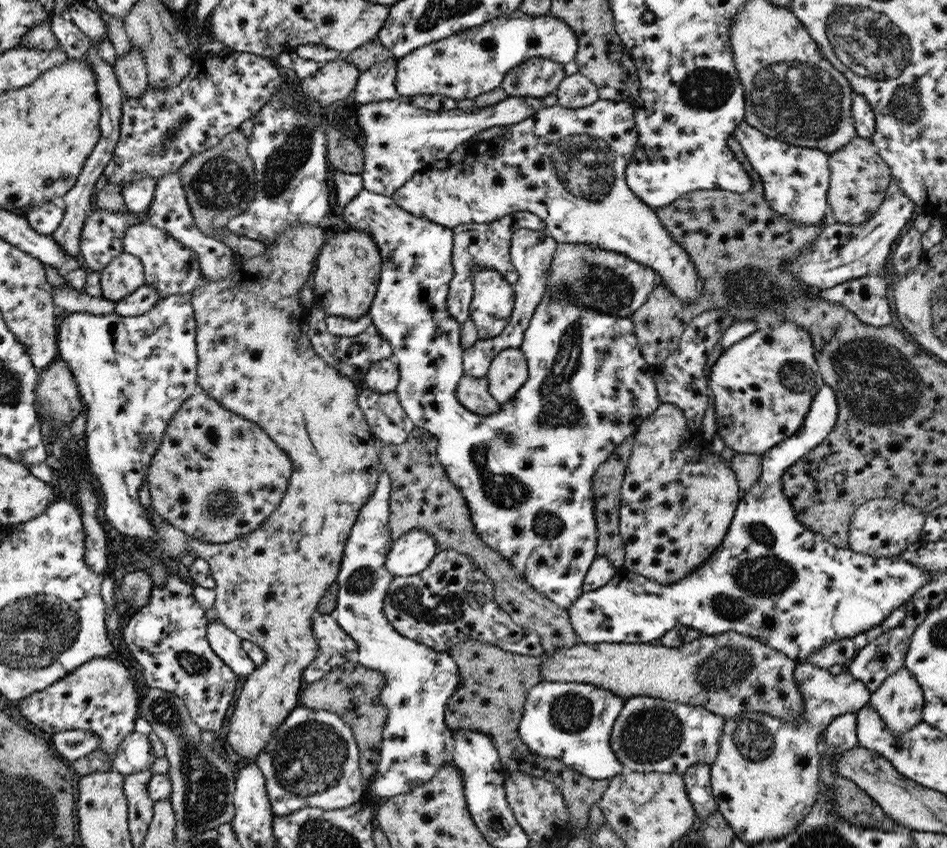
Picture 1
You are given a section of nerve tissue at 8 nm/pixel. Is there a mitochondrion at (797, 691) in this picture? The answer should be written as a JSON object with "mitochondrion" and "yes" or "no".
{"mitochondrion":"no"}

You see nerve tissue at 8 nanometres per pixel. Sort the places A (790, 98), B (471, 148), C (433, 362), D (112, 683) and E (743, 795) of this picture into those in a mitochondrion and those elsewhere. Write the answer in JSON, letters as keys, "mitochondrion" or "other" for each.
{"A":"mitochondrion","B":"other","C":"other","D":"mitochondrion","E":"other"}

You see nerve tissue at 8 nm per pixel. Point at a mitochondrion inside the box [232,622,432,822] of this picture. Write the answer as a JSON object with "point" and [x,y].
{"point":[308,760]}

